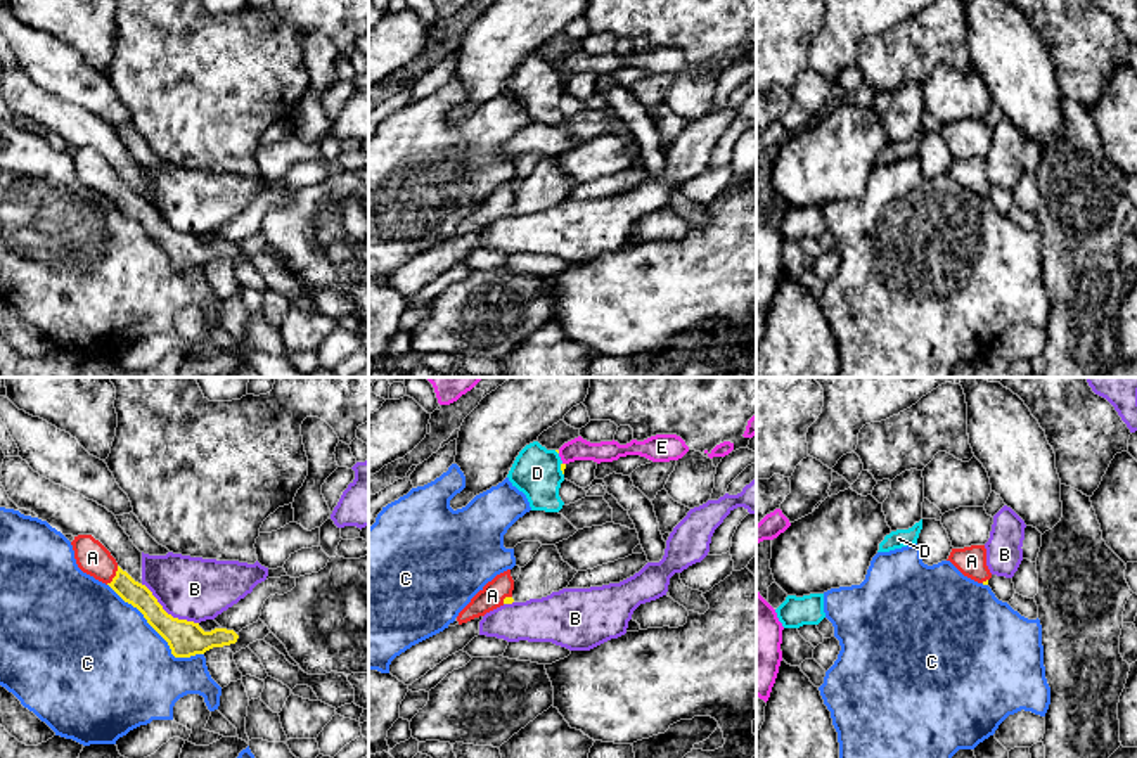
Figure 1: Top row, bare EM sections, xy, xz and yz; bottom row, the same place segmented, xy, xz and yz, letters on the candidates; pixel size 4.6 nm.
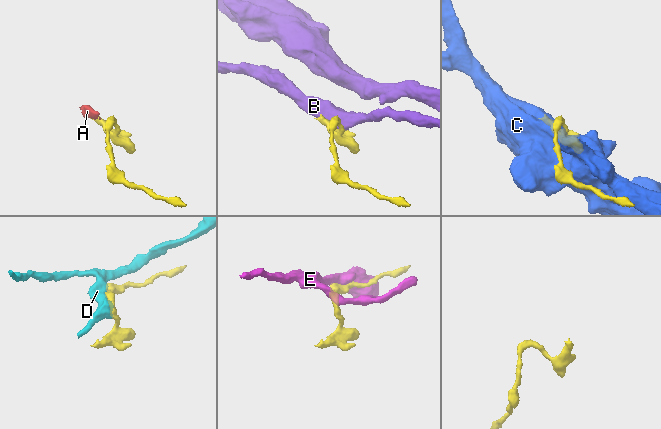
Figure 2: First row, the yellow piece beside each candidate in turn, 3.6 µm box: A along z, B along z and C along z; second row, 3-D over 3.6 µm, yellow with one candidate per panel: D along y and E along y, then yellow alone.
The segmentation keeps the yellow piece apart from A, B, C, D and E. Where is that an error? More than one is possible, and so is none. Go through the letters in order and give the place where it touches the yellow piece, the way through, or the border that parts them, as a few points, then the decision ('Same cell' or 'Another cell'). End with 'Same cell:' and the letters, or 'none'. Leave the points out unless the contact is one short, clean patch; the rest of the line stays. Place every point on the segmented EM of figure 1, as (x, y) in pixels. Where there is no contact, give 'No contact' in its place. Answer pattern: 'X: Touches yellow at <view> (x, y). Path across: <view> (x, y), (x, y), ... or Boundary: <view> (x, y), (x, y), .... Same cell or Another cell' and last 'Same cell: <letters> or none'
A: Touches yellow at xy (115, 577). Path across: xy (139, 596), (115, 577), (92, 558). Same cell
B: Touches yellow at xy (167, 613). Boundary: xy (141, 584), (168, 613), (198, 623). Another cell
C: Touches yellow at xy (156, 630). Another cell
D: Touches yellow at xz (561, 469). Another cell
E: No contact. Another cell
Same cell: A

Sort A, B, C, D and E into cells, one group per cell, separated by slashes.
A / B / C / D / E

